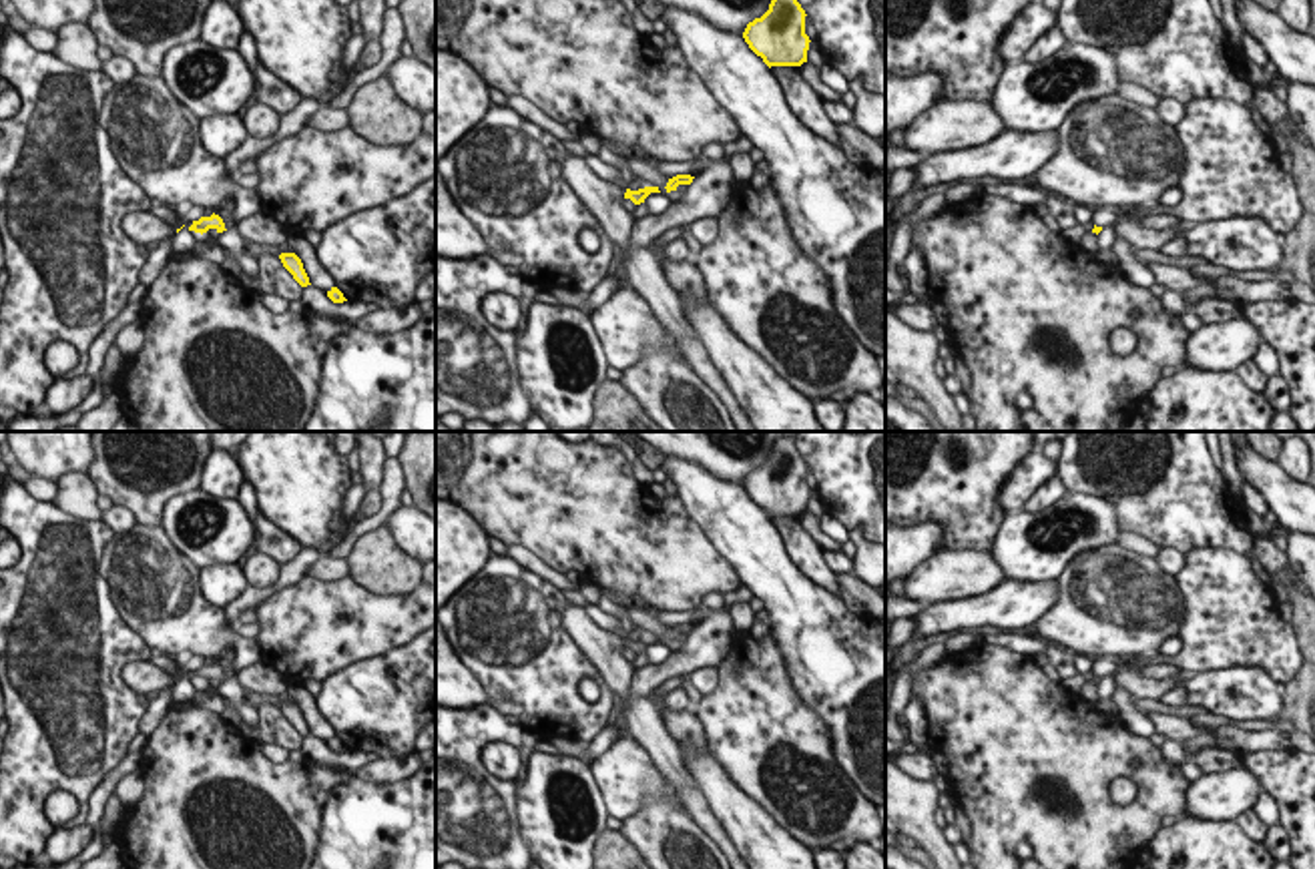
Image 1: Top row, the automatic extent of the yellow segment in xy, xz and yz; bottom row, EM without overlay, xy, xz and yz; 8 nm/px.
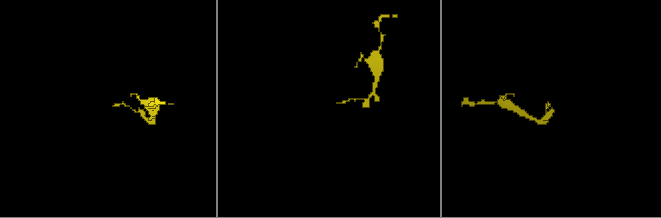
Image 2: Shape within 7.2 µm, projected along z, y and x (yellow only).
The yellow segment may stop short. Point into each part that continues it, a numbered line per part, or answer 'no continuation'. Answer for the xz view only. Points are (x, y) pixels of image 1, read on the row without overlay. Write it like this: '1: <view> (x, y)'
1: xz (603, 649).

